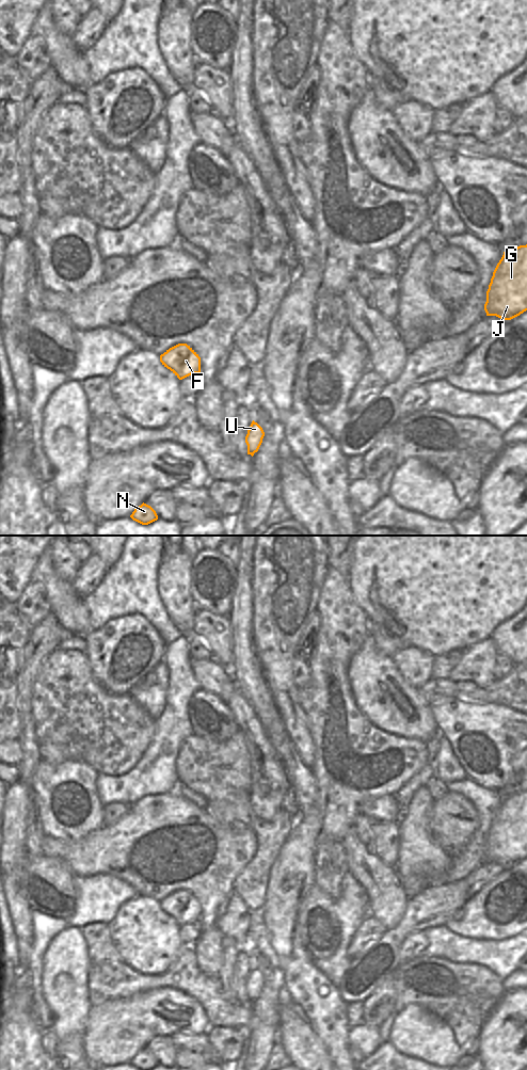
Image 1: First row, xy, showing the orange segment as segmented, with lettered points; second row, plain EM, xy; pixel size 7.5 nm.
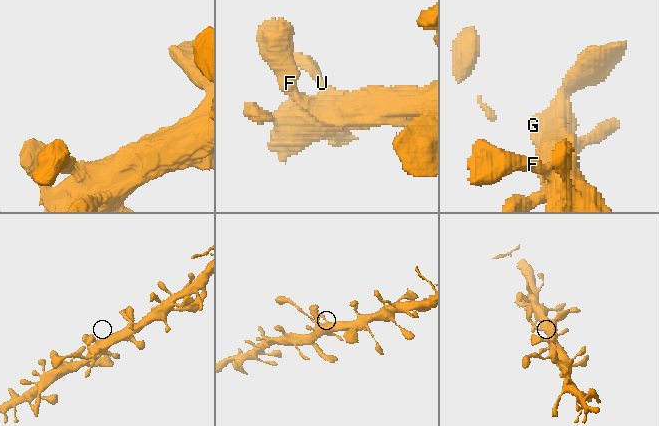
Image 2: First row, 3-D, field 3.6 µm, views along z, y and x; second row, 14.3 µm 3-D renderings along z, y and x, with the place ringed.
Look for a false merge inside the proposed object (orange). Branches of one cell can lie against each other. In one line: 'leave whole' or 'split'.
leave whole

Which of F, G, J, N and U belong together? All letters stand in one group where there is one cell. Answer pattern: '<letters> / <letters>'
F G J N U

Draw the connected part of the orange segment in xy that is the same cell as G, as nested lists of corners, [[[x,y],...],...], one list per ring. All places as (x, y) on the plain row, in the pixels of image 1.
[[[527,790],[504,798],[486,837],[484,857],[502,866],[527,857]]]

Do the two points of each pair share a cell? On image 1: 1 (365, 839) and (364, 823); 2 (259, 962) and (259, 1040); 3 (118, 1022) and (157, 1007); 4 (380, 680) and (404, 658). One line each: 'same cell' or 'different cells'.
1: same cell
2: same cell
3: same cell
4: different cells

